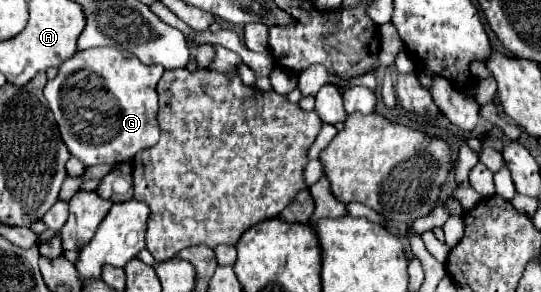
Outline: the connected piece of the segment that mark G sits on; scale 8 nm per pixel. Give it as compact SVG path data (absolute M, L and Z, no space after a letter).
M103 46L75 52L55 80L45 86L45 98L69 152L85 166L125 162L159 140L157 82L163 68L147 66L131 52Z

